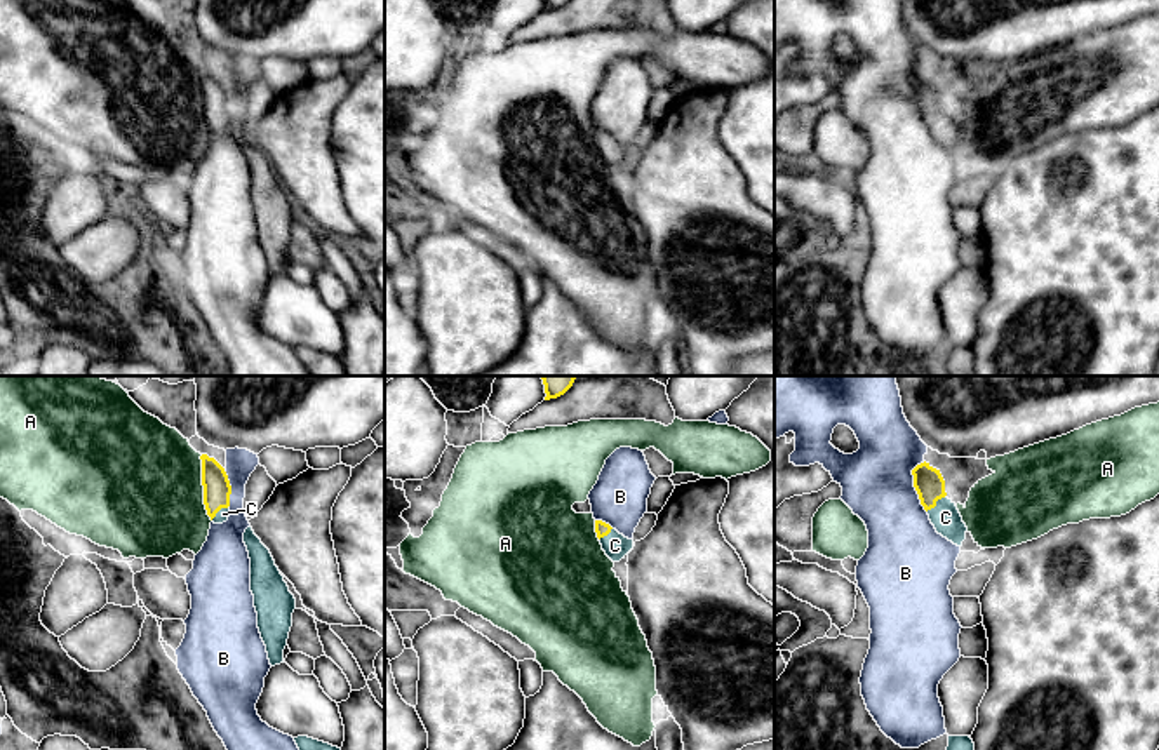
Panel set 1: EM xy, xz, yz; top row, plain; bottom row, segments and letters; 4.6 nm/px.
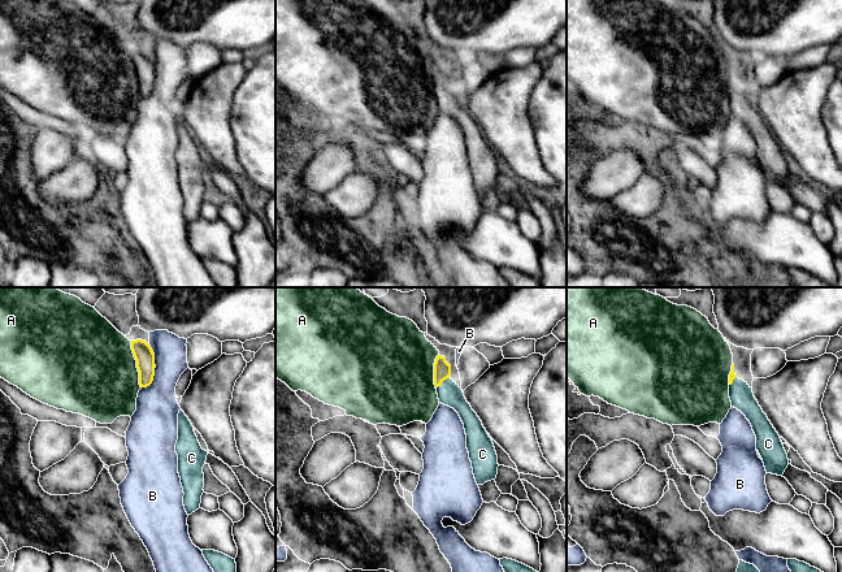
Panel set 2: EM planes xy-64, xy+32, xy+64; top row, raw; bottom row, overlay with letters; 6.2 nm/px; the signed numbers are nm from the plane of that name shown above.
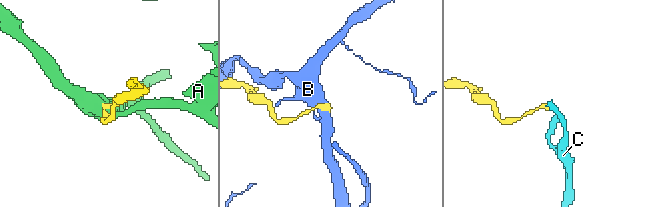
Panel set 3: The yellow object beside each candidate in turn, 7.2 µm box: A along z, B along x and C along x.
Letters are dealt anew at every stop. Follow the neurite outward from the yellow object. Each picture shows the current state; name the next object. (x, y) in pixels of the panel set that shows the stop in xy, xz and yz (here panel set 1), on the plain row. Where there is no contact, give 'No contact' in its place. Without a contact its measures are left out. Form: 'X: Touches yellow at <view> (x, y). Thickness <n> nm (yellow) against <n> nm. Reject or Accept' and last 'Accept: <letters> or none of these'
A: Touches yellow at xy (204, 98). Thickness 130 nm (yellow) against 480 nm. Reject
B: Touches yellow at yz (914, 96). Thickness 140 nm (yellow) against 340 nm. Reject
C: Touches yellow at yz (935, 113). Thickness 140 nm (yellow) against 140 nm. Accept
Accept: C

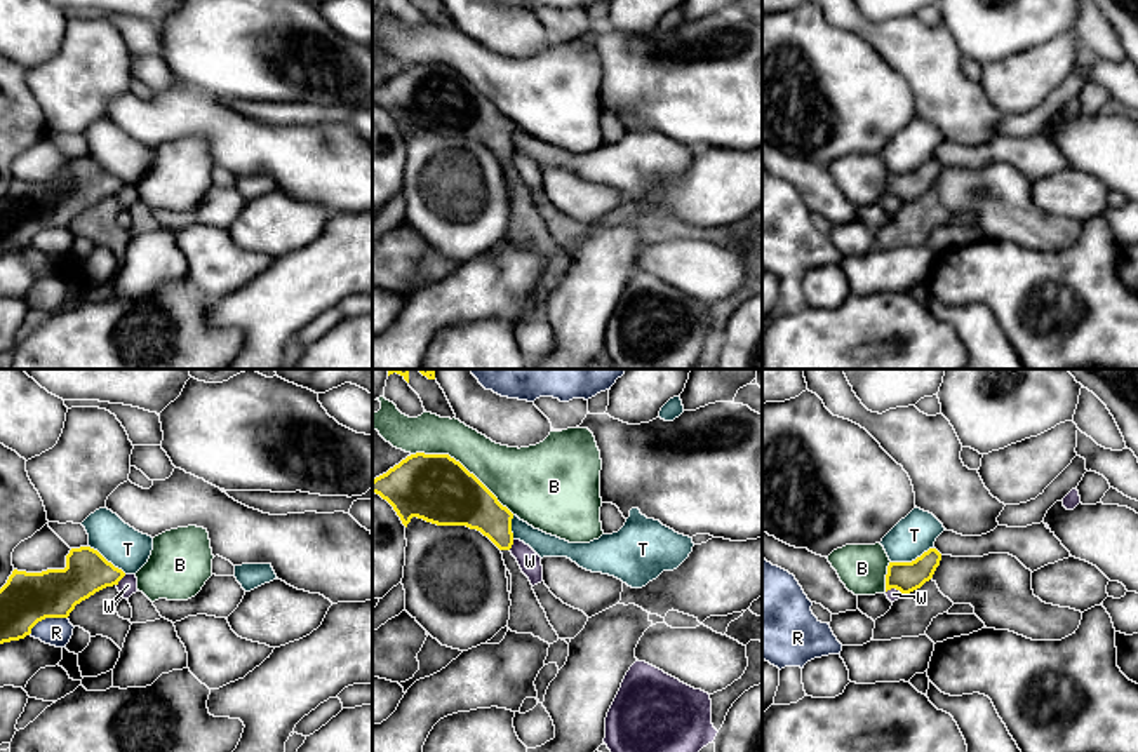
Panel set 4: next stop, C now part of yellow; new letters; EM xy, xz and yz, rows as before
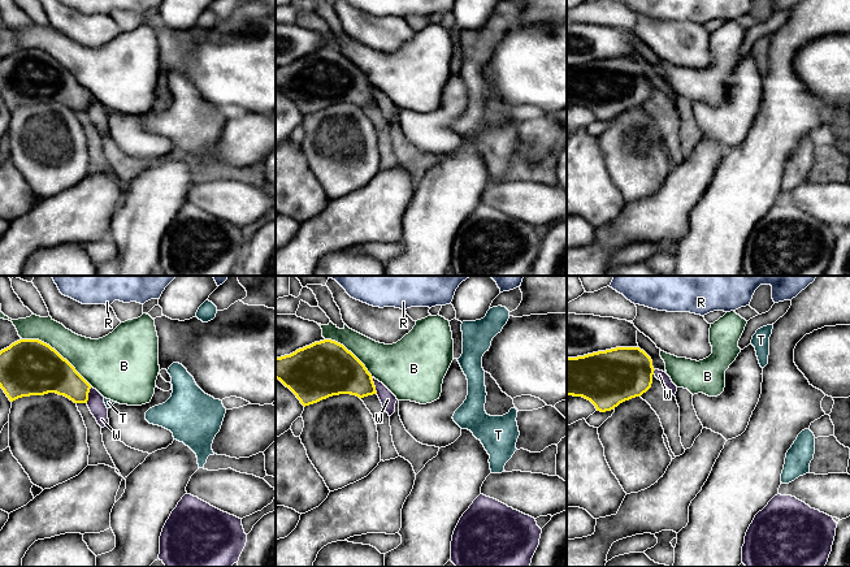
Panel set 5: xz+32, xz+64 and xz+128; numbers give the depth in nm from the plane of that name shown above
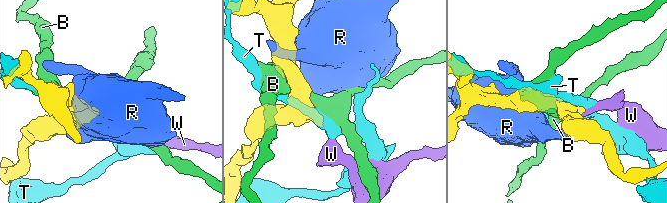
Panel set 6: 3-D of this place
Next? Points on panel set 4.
B: Touches yellow at xz (461, 75). Thickness 320 nm (yellow) against 260 nm. Reject
R: Touches yellow at xy (46, 227). Thickness 240 nm (yellow) against 130 nm. Reject
T: Touches yellow at yz (912, 171). Thickness 140 nm (yellow) against 190 nm. Reject
W: Touches yellow at xy (120, 188). Thickness 200 nm (yellow) against 90 nm. Reject
Accept: none of these

